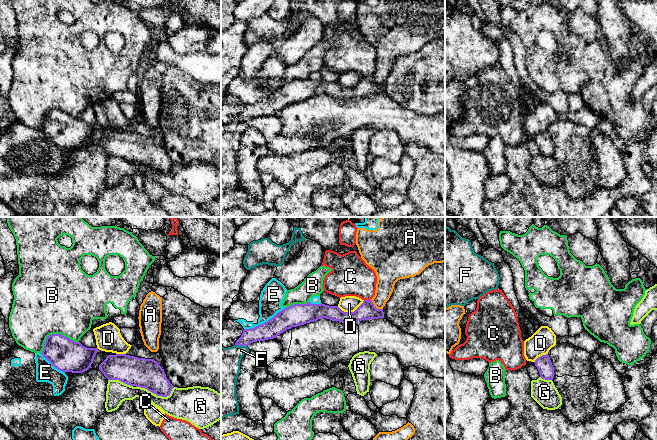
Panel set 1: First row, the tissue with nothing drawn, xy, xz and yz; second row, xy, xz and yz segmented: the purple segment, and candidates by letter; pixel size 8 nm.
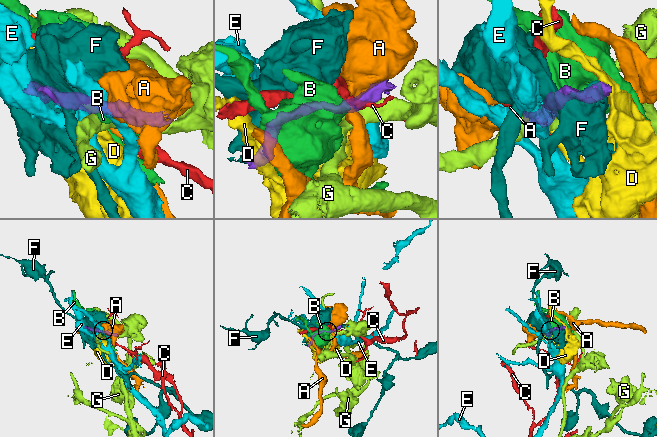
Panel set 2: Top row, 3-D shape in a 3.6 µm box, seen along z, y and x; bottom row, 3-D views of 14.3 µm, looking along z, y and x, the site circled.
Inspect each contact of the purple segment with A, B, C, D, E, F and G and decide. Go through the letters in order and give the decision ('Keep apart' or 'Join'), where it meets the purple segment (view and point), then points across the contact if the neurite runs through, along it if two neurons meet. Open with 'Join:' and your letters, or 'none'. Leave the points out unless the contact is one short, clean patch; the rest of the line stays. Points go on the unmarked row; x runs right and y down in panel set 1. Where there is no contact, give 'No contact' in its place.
Join: none
A: Keep apart. Touches purple at xz (374, 82)
B: Keep apart. Touches purple at xy (54, 110)
C: Keep apart. Touches purple at xz (367, 76)
D: Keep apart. Touches purple at xz (351, 88)
E: Keep apart. Touches purple at xz (265, 98)
F: Keep apart. Touches purple at xz (241, 121)
G: Keep apart. Touches purple at xy (156, 170)

